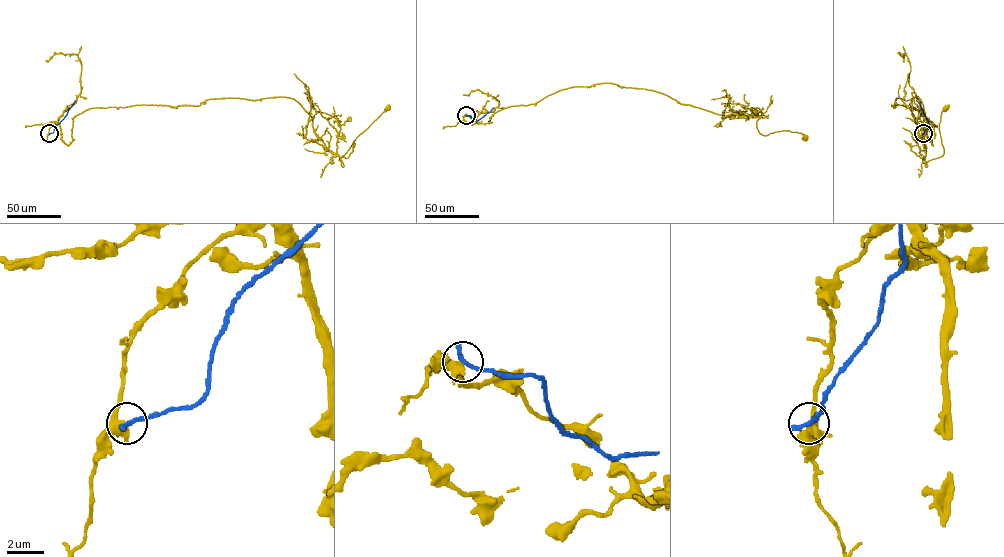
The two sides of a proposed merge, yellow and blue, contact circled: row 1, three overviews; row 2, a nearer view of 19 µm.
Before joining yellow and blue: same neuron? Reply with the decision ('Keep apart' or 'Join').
Keep apart

